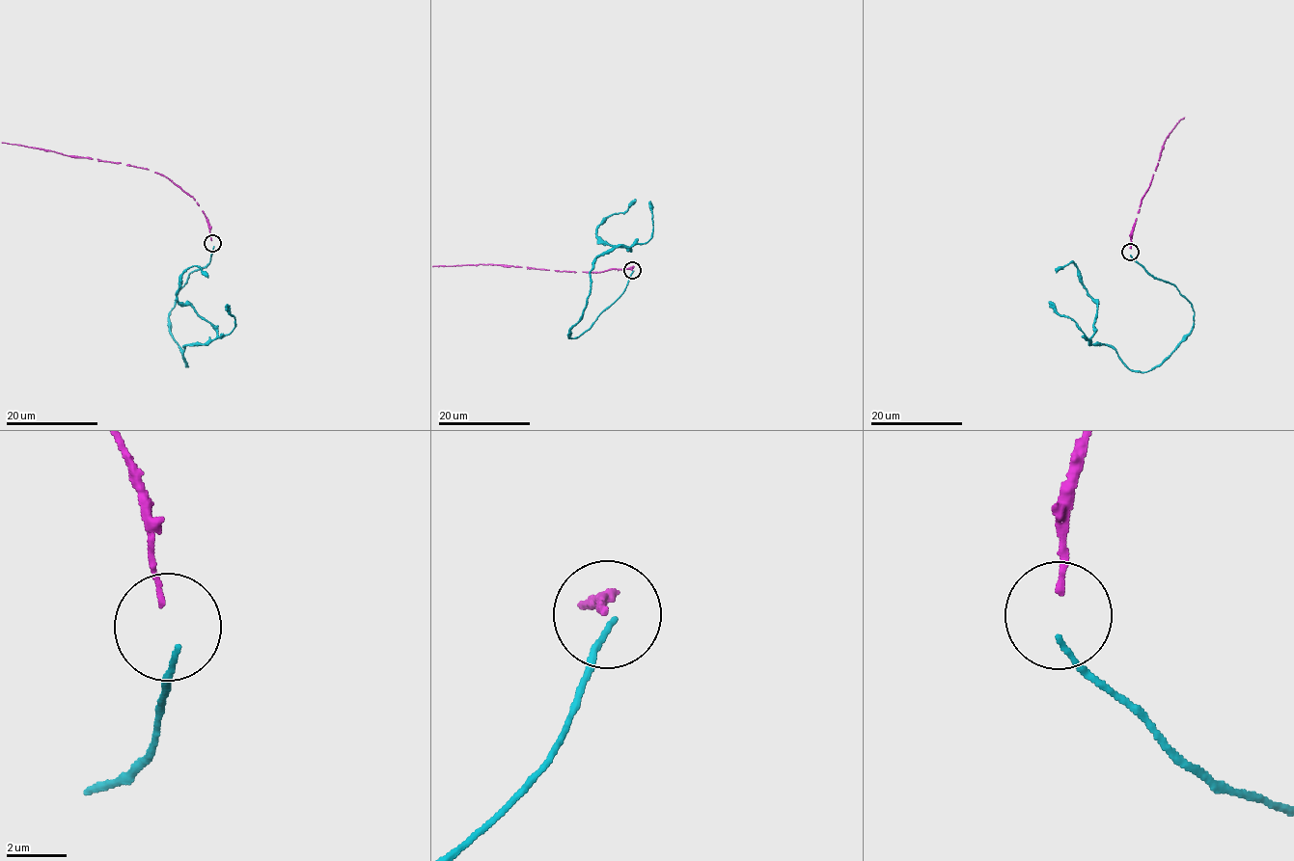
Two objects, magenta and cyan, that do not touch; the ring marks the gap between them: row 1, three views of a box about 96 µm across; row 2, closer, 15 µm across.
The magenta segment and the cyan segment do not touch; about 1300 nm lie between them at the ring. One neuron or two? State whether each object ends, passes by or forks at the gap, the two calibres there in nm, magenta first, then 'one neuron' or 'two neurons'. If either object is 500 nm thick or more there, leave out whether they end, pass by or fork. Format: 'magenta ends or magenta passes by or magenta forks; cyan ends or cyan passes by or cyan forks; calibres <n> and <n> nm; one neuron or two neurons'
magenta ends; cyan ends; calibres 200 and 180 nm; two neurons

